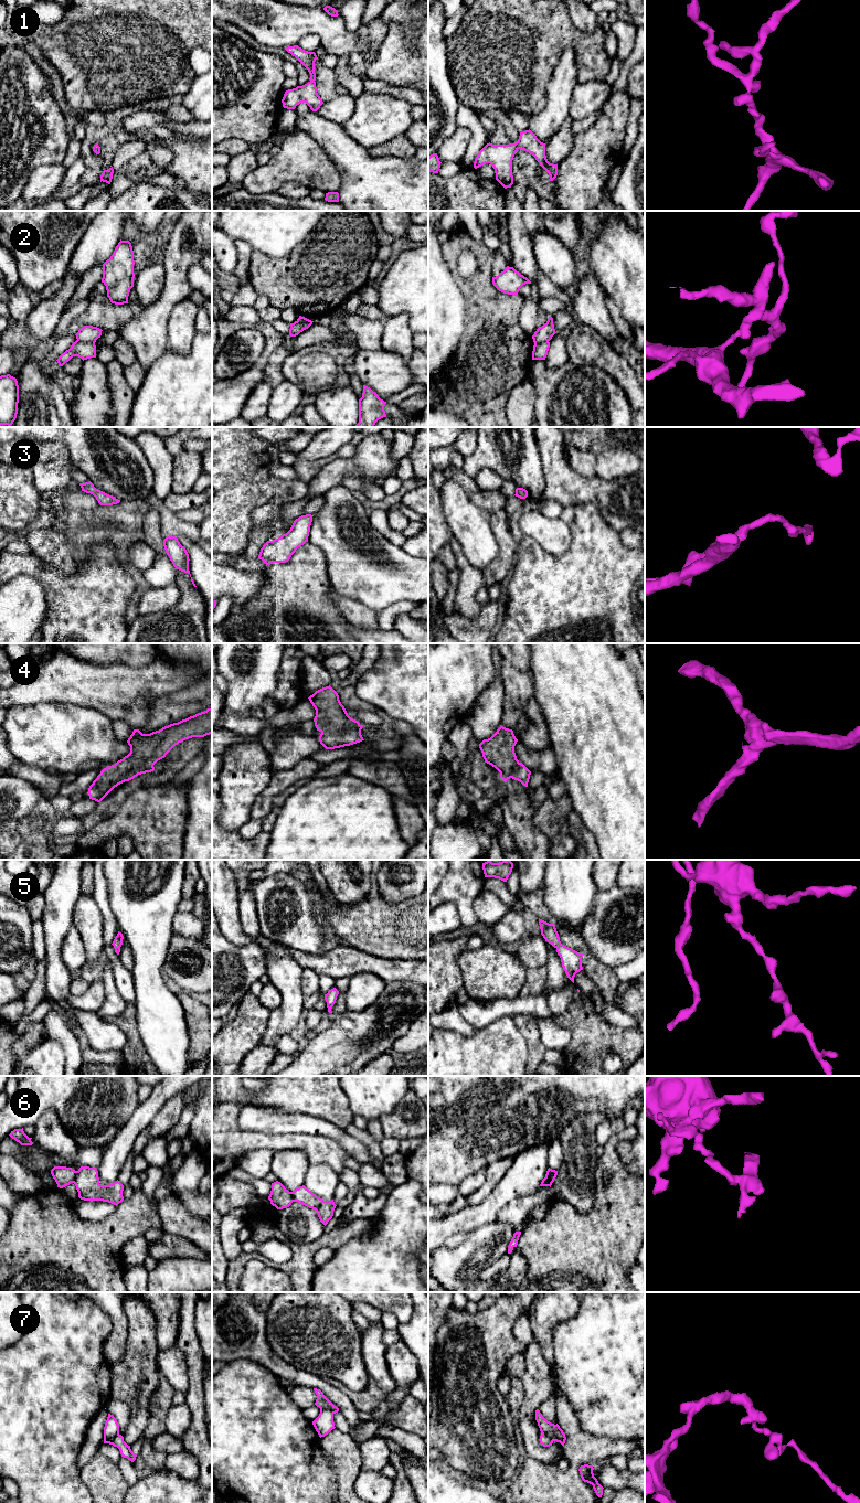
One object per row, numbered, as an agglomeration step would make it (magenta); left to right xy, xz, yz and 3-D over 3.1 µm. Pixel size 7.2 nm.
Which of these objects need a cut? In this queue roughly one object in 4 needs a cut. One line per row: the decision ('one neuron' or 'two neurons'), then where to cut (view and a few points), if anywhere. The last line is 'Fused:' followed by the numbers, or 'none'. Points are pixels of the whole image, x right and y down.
1: one neuron | no cut
2: two neurons | xy (77, 339), (94, 343)
3: one neuron | no cut
4: one neuron | no cut
5: one neuron | no cut
6: two neurons | xy (77, 1171), (73, 1182)
7: two neurons | xy (118, 1432), (110, 1439), (104, 1440)
Fused: 2, 6, 7

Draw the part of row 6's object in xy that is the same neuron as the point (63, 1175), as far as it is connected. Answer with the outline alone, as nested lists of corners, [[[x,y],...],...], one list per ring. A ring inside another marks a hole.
[[[54,1166],[51,1170],[51,1174],[60,1188],[74,1183],[76,1173],[77,1171],[66,1166]]]

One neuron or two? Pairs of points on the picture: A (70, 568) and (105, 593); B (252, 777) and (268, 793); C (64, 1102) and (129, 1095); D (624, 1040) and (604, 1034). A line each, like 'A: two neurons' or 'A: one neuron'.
A: two neurons
B: two neurons
C: one neuron
D: one neuron

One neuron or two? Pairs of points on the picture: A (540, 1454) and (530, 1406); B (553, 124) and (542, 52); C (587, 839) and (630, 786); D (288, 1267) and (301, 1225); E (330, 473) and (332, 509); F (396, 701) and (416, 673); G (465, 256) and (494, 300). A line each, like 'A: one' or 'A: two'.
A: one
B: two
C: two
D: two
E: two
F: one
G: two

